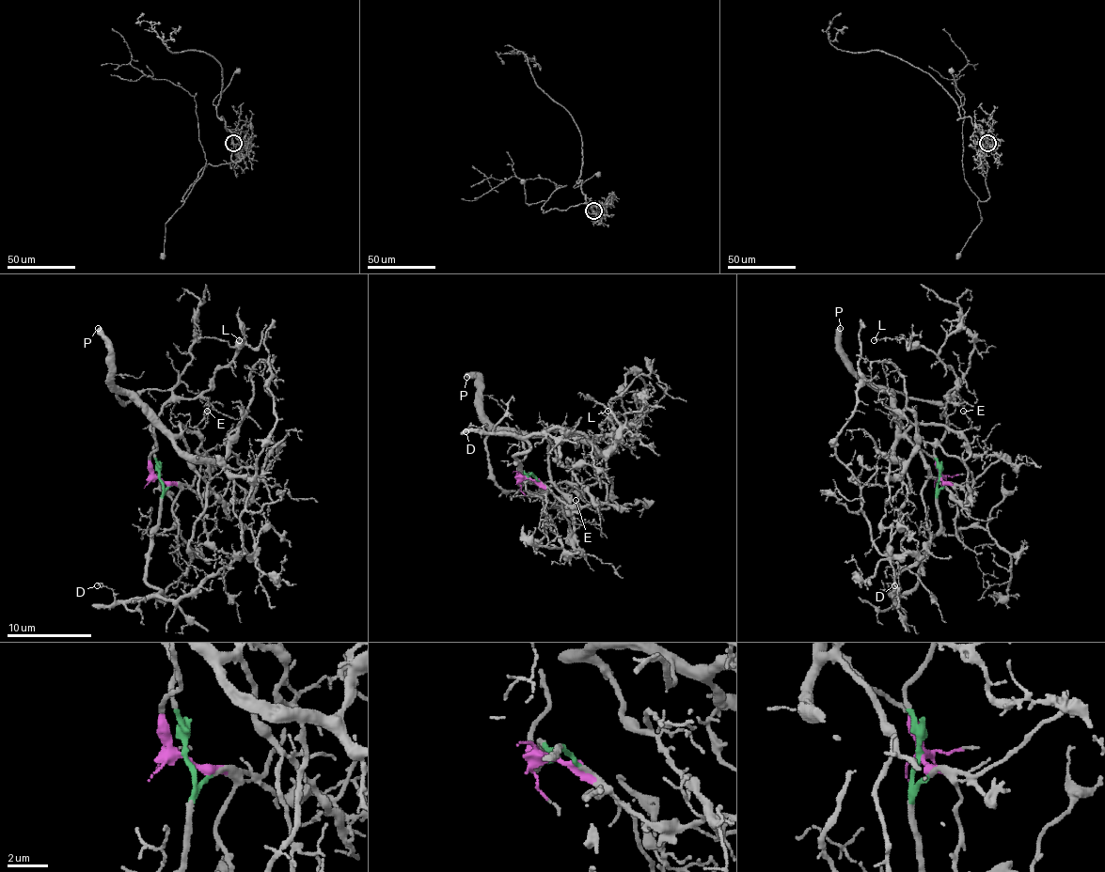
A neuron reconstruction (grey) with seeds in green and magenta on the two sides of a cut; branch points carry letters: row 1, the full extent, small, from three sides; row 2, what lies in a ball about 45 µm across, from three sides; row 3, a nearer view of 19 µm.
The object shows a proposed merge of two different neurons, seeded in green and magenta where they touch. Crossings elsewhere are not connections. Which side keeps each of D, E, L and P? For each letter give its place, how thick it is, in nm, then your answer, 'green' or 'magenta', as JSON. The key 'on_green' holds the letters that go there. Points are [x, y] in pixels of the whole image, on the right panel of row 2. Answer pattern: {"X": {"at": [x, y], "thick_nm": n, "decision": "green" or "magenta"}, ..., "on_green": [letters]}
{"D": {"at": [894, 585], "thick_nm": 110, "decision": "green"}, "E": {"at": [963, 411], "thick_nm": 100, "decision": "magenta"}, "L": {"at": [874, 340], "thick_nm": 100, "decision": "green"}, "P": {"at": [840, 328], "thick_nm": 480, "decision": "magenta"}, "on_green": ["D", "L"]}

